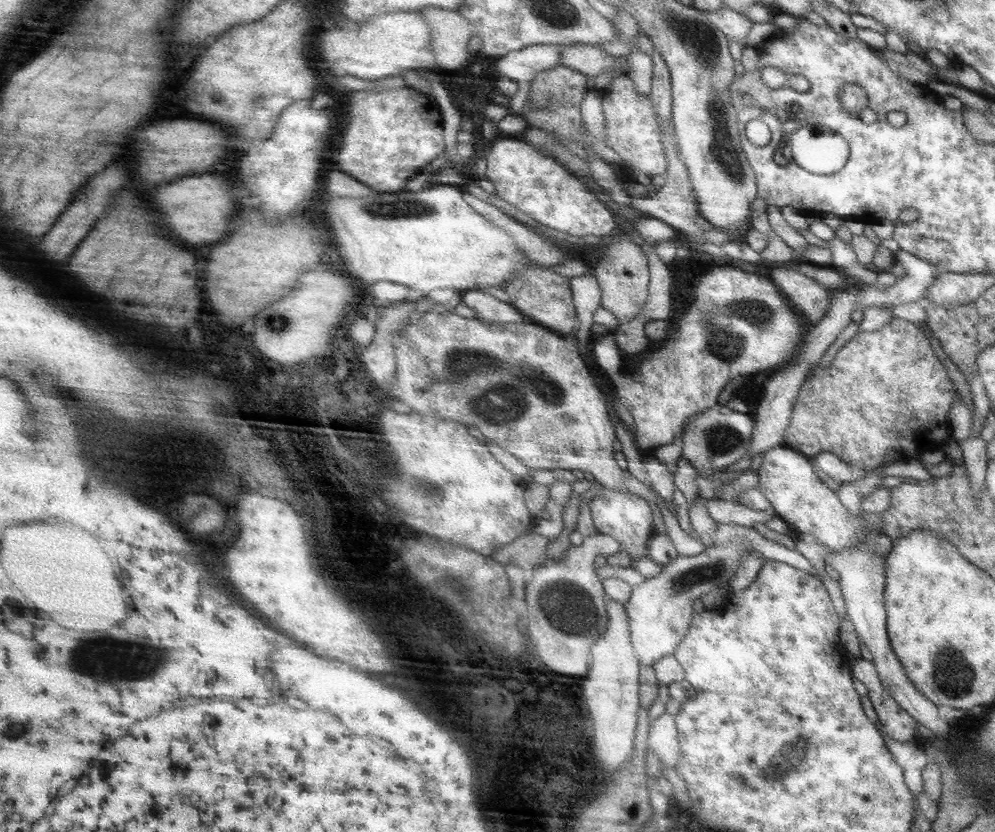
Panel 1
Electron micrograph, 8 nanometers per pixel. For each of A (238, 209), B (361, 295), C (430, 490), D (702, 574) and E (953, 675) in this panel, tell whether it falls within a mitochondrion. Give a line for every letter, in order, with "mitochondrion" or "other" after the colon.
A: other
B: other
C: mitochondrion
D: mitochondrion
E: mitochondrion

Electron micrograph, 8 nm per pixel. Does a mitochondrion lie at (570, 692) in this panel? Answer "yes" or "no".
no

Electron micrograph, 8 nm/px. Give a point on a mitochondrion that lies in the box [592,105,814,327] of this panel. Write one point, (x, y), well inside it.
(724, 155)

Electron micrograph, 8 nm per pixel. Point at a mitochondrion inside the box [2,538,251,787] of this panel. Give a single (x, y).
(143, 667)

